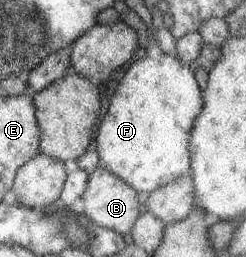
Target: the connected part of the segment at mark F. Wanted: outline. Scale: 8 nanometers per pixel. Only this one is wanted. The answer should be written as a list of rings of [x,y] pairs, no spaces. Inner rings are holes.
[[[162,54],[158,59],[149,58],[144,56],[134,63],[130,64],[128,70],[124,73],[121,81],[110,99],[110,105],[108,111],[104,115],[100,125],[98,125],[98,131],[95,134],[96,147],[99,155],[100,161],[104,163],[104,169],[108,170],[110,173],[116,175],[117,178],[124,180],[132,189],[135,189],[138,193],[146,191],[146,193],[152,193],[155,189],[174,181],[179,178],[183,173],[190,171],[191,169],[191,157],[189,152],[189,139],[191,136],[192,127],[194,127],[194,119],[198,117],[200,111],[203,108],[203,92],[200,91],[198,83],[194,78],[194,73],[190,71],[186,64],[183,64],[180,59],[176,59],[168,54]]]

